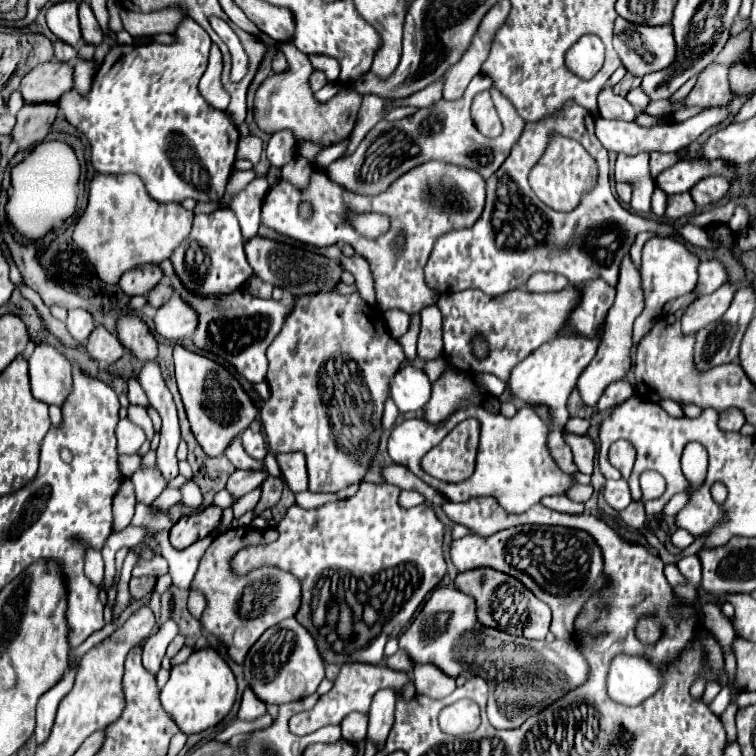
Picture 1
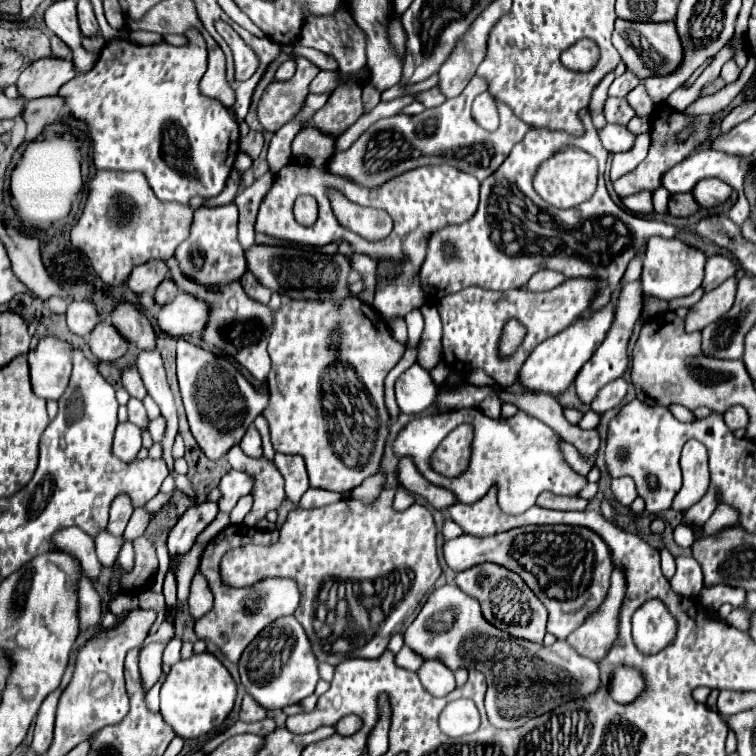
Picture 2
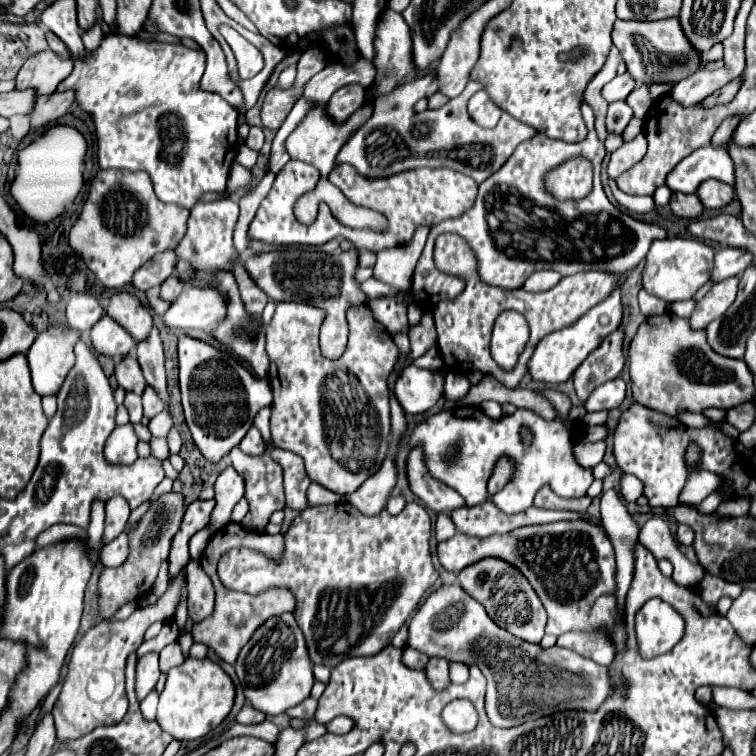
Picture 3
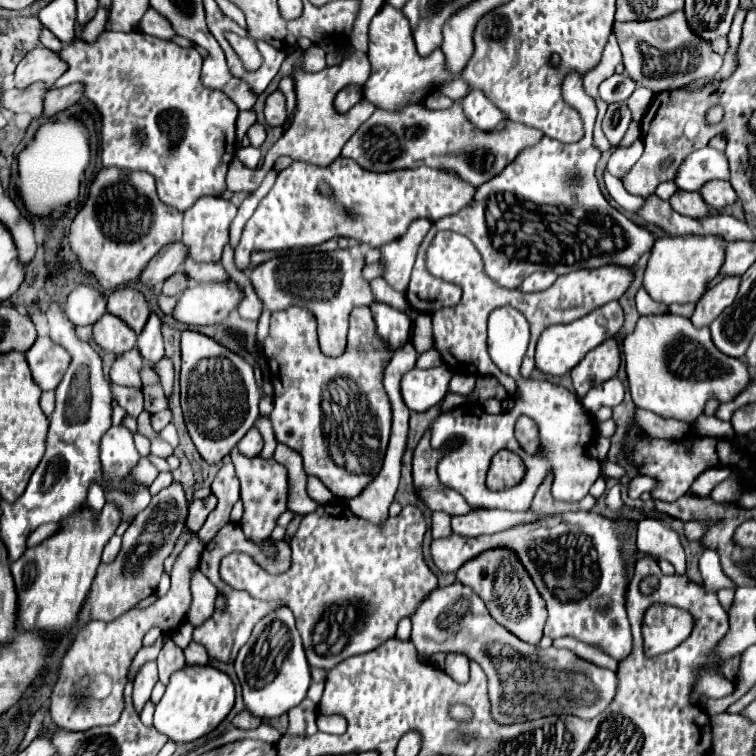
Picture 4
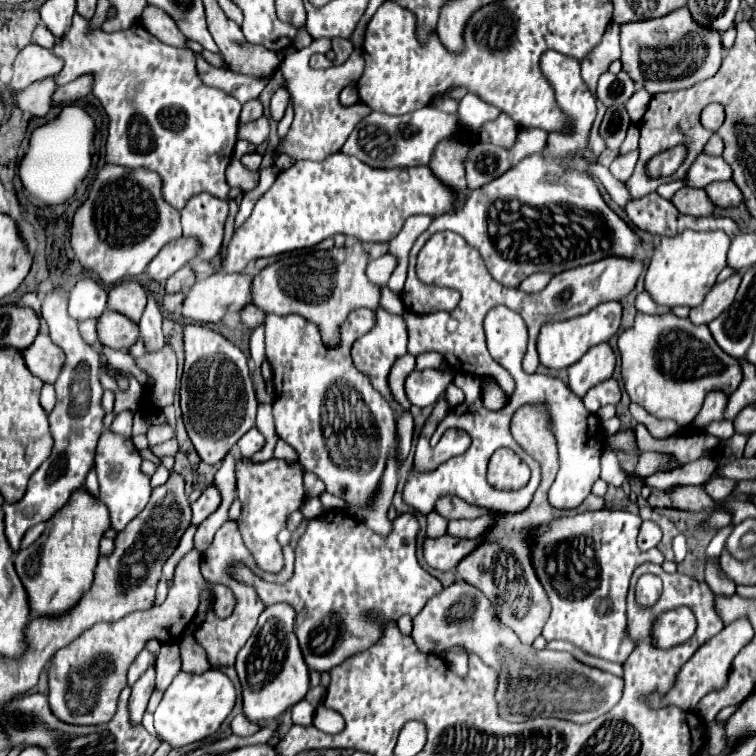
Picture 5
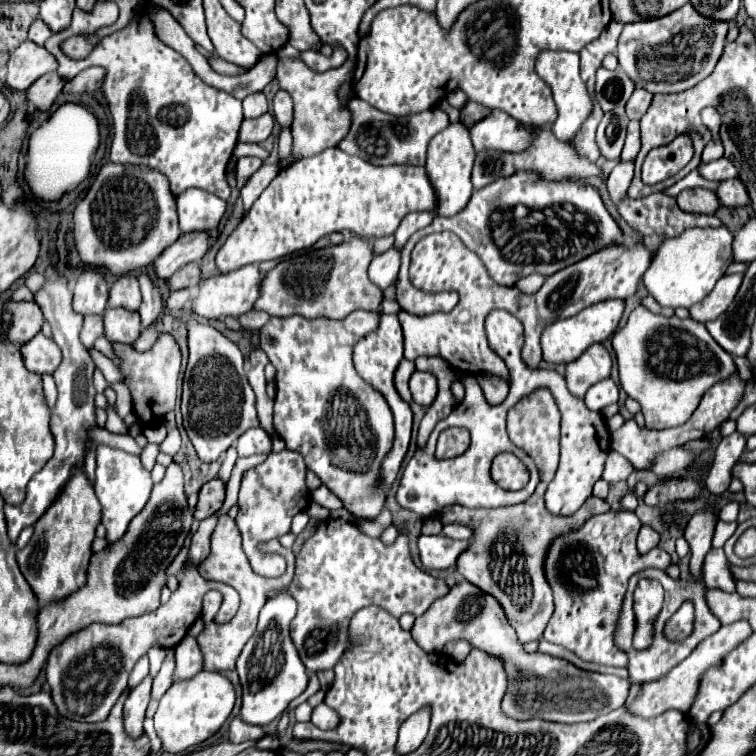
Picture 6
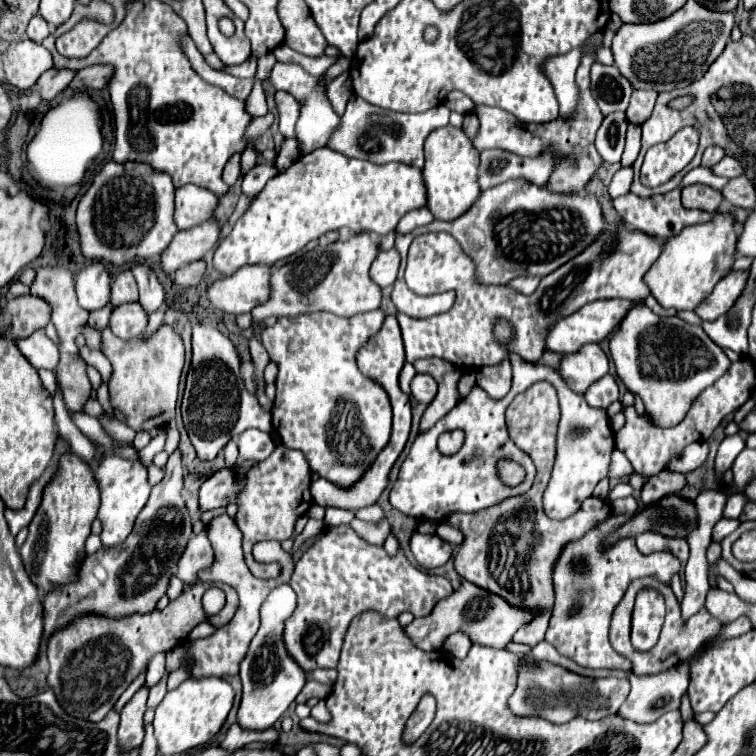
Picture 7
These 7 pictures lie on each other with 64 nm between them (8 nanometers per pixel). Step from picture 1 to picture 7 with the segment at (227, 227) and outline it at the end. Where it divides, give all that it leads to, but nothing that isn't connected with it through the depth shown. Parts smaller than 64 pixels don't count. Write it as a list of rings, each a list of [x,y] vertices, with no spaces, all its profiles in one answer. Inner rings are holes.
[[[194,184],[176,188],[176,210],[174,210],[176,226],[184,230],[208,220],[214,214],[216,202],[218,196],[208,192],[206,188]]]

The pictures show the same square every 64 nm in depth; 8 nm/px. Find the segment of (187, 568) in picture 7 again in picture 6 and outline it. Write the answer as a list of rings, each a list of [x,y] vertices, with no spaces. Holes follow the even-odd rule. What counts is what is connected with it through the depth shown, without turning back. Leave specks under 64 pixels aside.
[[[210,516],[200,522],[200,528],[192,535],[192,542],[186,554],[186,560],[192,560],[192,564],[200,566],[208,552],[210,552],[210,537],[216,526],[216,516]]]

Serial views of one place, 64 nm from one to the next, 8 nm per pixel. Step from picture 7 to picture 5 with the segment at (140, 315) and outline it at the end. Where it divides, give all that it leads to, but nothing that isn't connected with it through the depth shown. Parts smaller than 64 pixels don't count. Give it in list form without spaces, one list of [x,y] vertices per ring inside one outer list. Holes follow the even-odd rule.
[[[106,310],[98,320],[98,338],[110,348],[128,350],[138,340],[138,324],[132,324],[132,320],[120,316],[120,312]]]

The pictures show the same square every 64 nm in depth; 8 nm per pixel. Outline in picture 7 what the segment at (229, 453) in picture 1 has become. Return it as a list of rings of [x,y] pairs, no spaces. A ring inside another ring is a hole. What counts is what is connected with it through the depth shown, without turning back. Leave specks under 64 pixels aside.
[[[282,444],[276,446],[276,450],[266,458],[264,462],[258,462],[252,466],[246,474],[246,482],[242,492],[238,494],[238,514],[236,524],[244,534],[244,556],[250,572],[256,576],[256,560],[252,560],[252,546],[256,542],[264,540],[288,540],[294,536],[294,524],[300,516],[308,512],[312,506],[312,470],[308,468],[308,462],[304,460],[302,452],[288,450]]]

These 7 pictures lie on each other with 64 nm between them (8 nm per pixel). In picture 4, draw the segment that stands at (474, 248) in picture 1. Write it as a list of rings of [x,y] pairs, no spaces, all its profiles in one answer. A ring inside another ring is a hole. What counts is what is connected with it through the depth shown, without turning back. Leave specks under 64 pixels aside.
[[[570,70],[564,76],[562,97],[580,114],[584,122],[584,138],[576,144],[564,144],[560,140],[544,136],[538,146],[522,150],[518,158],[508,164],[498,176],[476,188],[472,202],[458,214],[444,216],[432,222],[430,232],[418,248],[416,264],[406,290],[406,298],[412,310],[432,314],[438,308],[456,306],[462,296],[459,286],[436,280],[428,272],[424,272],[424,254],[438,230],[452,230],[470,238],[470,242],[484,256],[490,278],[504,288],[518,288],[526,276],[538,270],[568,274],[572,270],[600,268],[606,264],[636,266],[640,254],[652,248],[652,234],[612,208],[598,188],[594,170],[600,160],[600,152],[592,142],[596,104],[584,92],[582,76],[578,72]],[[556,208],[578,208],[582,210],[582,218],[556,220]]]

